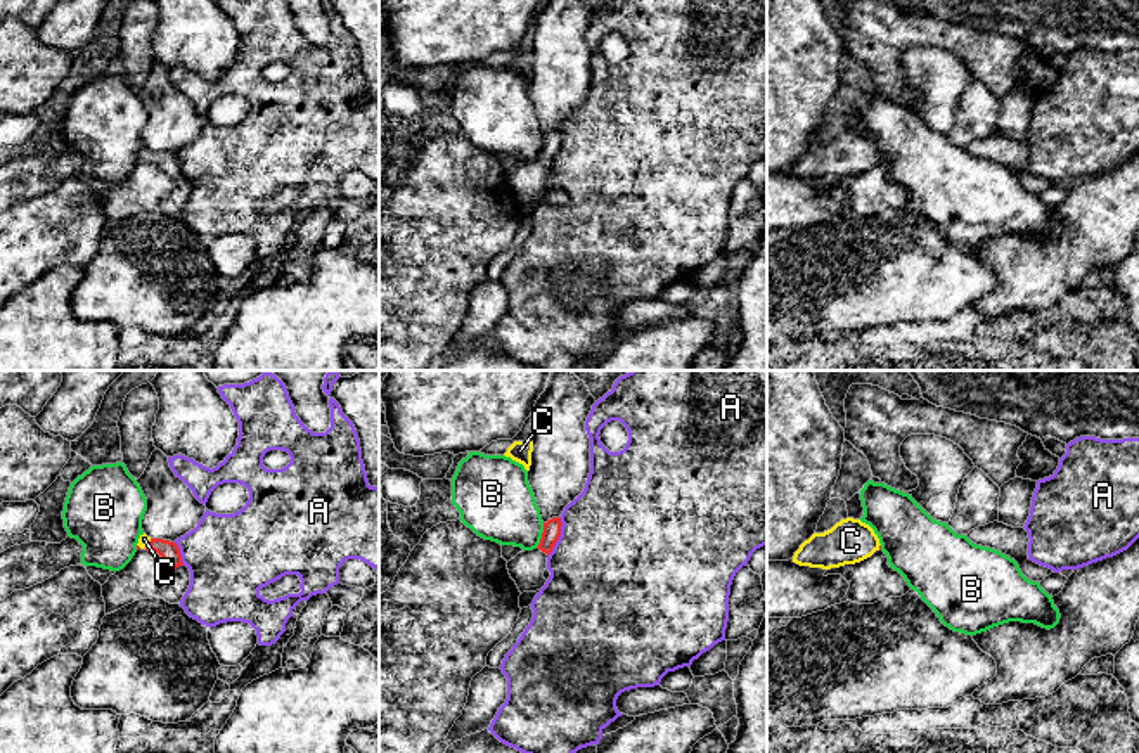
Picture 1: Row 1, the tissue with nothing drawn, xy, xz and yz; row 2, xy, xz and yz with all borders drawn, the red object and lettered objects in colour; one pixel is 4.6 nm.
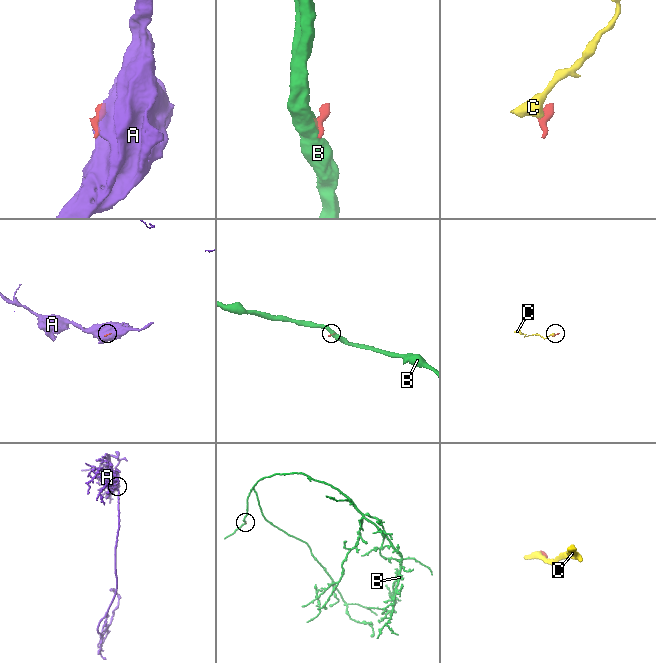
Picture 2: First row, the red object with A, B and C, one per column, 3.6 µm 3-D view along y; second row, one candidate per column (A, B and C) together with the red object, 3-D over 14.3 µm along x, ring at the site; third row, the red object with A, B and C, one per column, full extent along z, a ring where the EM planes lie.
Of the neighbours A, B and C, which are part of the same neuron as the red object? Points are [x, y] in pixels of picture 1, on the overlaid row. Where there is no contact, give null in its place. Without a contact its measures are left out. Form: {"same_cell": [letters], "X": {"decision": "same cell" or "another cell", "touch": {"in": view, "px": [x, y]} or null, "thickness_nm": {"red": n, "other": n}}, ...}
{"same_cell": ["C"], "A": {"decision": "another cell", "touch": {"in": "xz", "px": [559, 535]}, "thickness_nm": {"red": 80, "other": 500}}, "B": {"decision": "another cell", "touch": {"in": "xz", "px": [542, 535]}, "thickness_nm": {"red": 80, "other": 340}}, "C": {"decision": "same cell", "touch": {"in": "xy", "px": [148, 544]}, "thickness_nm": {"red": 90, "other": 50}}}

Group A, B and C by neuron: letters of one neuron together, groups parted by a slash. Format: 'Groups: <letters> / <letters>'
Groups: A / B / C

